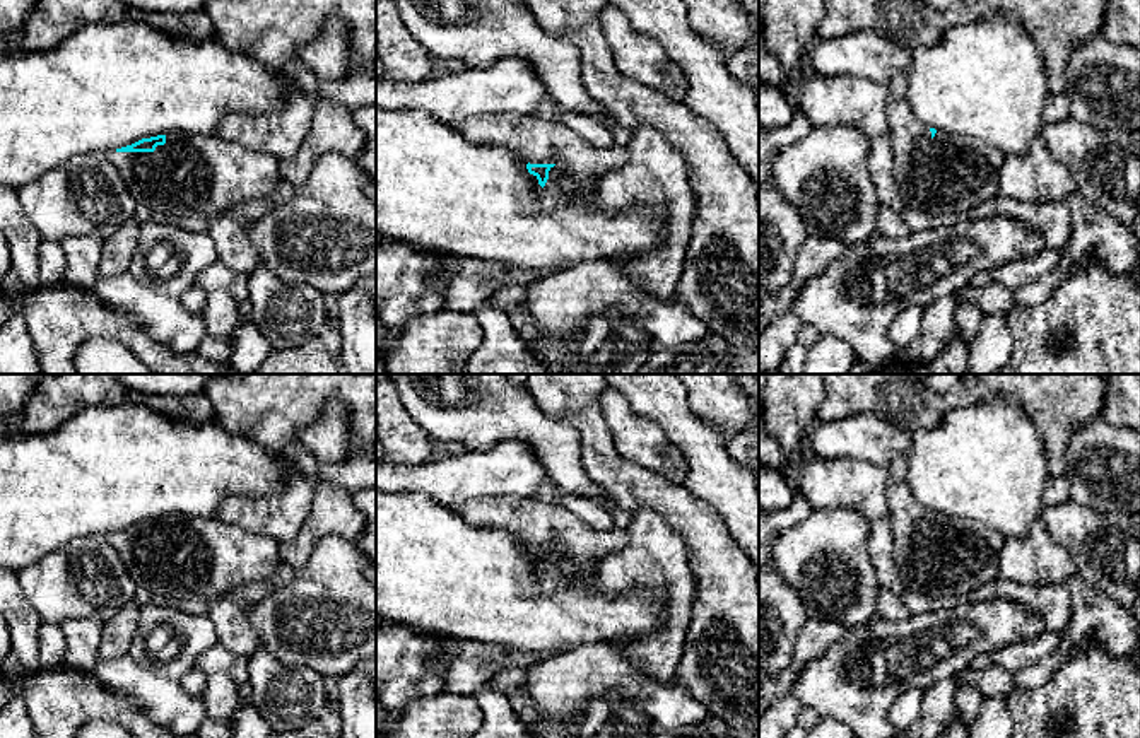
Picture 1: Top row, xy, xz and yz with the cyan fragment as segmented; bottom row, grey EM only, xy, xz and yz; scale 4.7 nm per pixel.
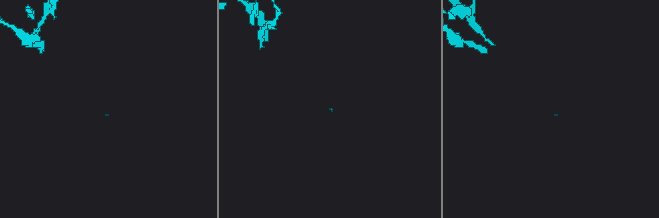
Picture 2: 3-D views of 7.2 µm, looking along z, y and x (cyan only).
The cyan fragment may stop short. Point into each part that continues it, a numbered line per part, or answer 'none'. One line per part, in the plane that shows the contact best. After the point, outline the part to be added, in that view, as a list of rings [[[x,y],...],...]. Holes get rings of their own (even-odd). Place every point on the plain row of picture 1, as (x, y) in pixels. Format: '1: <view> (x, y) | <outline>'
1: xy (190, 557) | [[[173,514],[154,535],[106,536],[137,586],[150,591],[157,603],[178,605],[183,600],[219,601],[229,589],[246,583],[268,581],[280,564],[279,543],[224,523],[217,514],[190,518]]]

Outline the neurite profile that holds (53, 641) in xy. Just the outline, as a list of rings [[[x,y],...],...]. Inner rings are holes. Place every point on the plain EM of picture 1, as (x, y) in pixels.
[[[43,622],[39,629],[39,661],[43,670],[58,670],[65,661],[65,636],[58,624]]]

